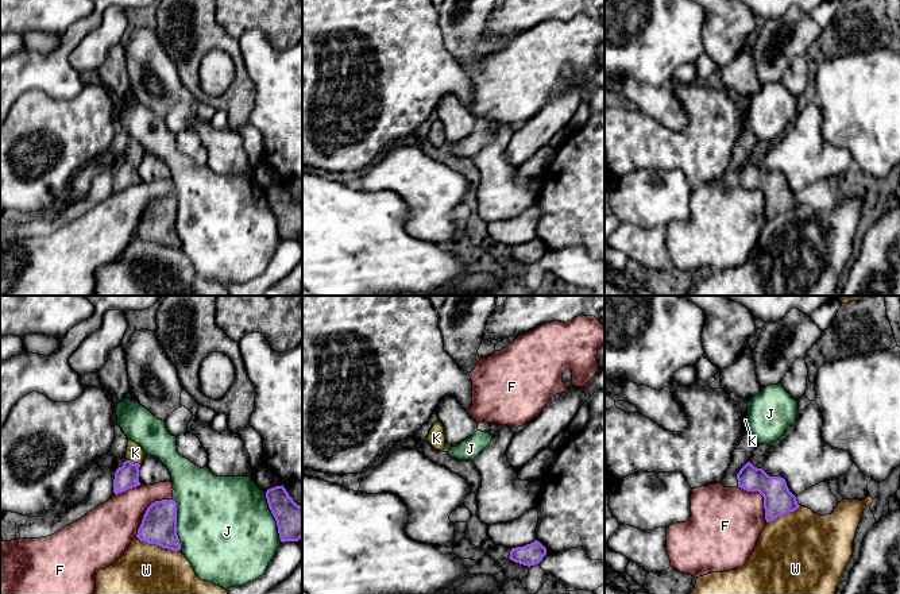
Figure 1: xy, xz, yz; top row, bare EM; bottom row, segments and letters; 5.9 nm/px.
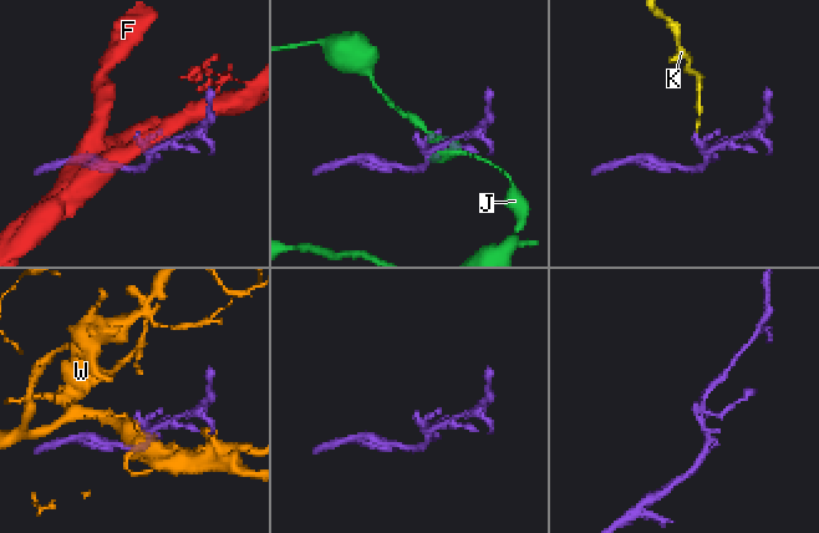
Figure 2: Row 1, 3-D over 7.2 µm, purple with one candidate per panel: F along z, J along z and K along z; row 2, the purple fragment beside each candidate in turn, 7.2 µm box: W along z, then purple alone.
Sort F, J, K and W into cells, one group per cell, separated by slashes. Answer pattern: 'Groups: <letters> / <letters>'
Groups: F / J / K / W

